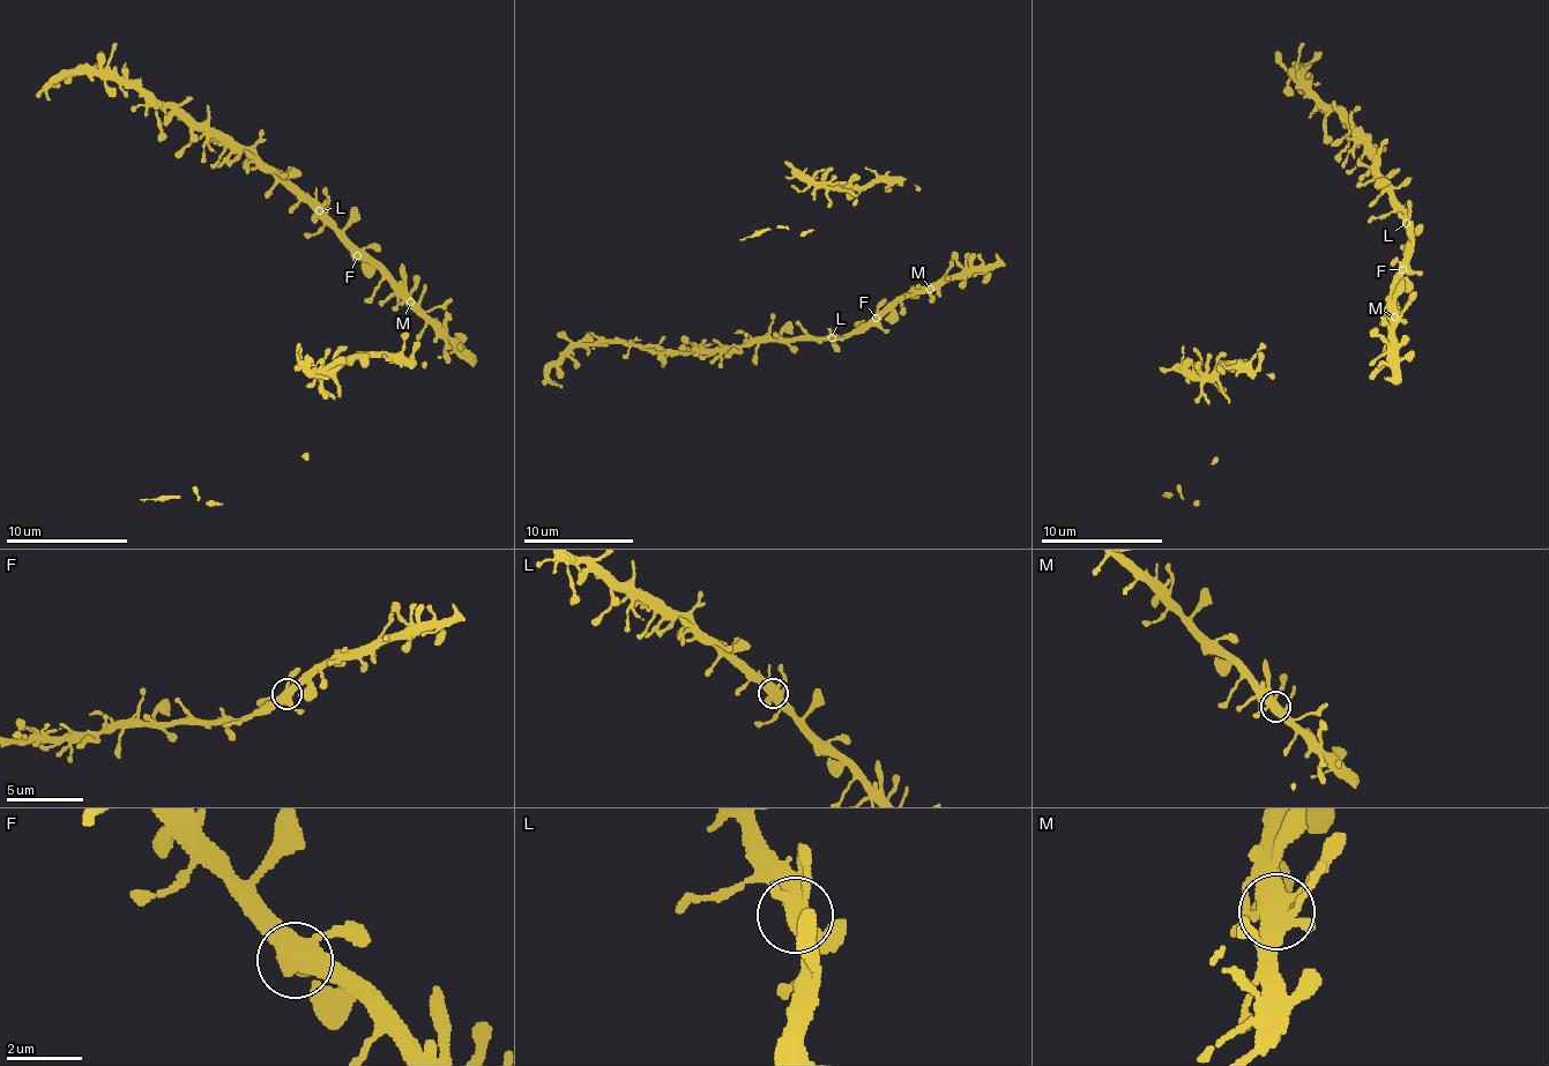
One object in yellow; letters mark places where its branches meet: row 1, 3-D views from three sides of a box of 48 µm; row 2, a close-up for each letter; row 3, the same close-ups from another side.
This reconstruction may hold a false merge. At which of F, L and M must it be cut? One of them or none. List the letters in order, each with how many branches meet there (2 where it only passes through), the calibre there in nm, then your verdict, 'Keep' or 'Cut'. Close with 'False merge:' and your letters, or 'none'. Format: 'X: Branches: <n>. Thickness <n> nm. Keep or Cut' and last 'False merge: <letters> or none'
F: Branches: 4. Thickness 440 nm. Keep
L: Branches: 5. Thickness 440 nm. Keep
M: Branches: 5. Thickness 460 nm. Keep
False merge: none

